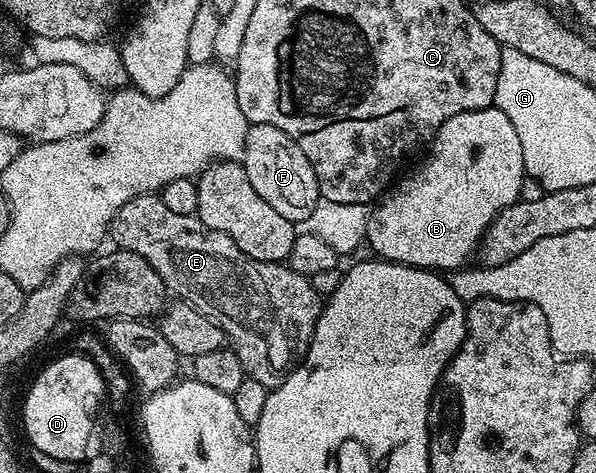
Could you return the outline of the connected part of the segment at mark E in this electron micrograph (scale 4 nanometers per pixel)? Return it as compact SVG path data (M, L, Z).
M144 193L135 199L131 199L127 203L123 203L123 207L119 207L119 211L114 215L113 221L109 225L108 236L111 238L111 241L113 237L112 244L116 246L116 248L126 249L135 255L143 255L143 259L147 259L147 263L156 271L159 275L159 279L163 279L166 290L168 290L174 298L184 301L185 304L190 305L192 309L197 309L203 315L207 315L207 319L211 319L211 323L215 323L222 329L225 333L226 342L233 348L235 355L239 355L239 363L243 363L243 371L246 377L263 383L263 387L267 387L269 390L274 389L275 386L297 366L298 361L305 356L305 352L309 346L309 340L315 331L315 323L321 314L323 298L315 291L315 287L310 278L299 275L295 271L291 271L288 264L276 263L273 261L256 261L247 255L243 255L239 251L239 247L235 247L235 243L231 243L231 239L227 239L227 235L223 235L214 229L208 229L196 215L191 217L175 215L175 211L170 211L167 206L161 202L160 196L152 193Z

